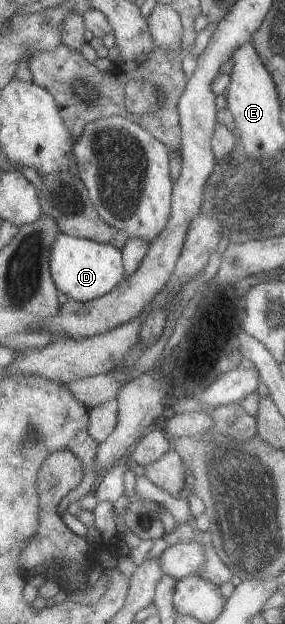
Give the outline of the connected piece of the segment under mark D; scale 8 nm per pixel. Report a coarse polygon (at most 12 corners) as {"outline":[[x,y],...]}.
{"outline":[[59,232],[48,269],[80,303],[124,277],[119,249]]}

